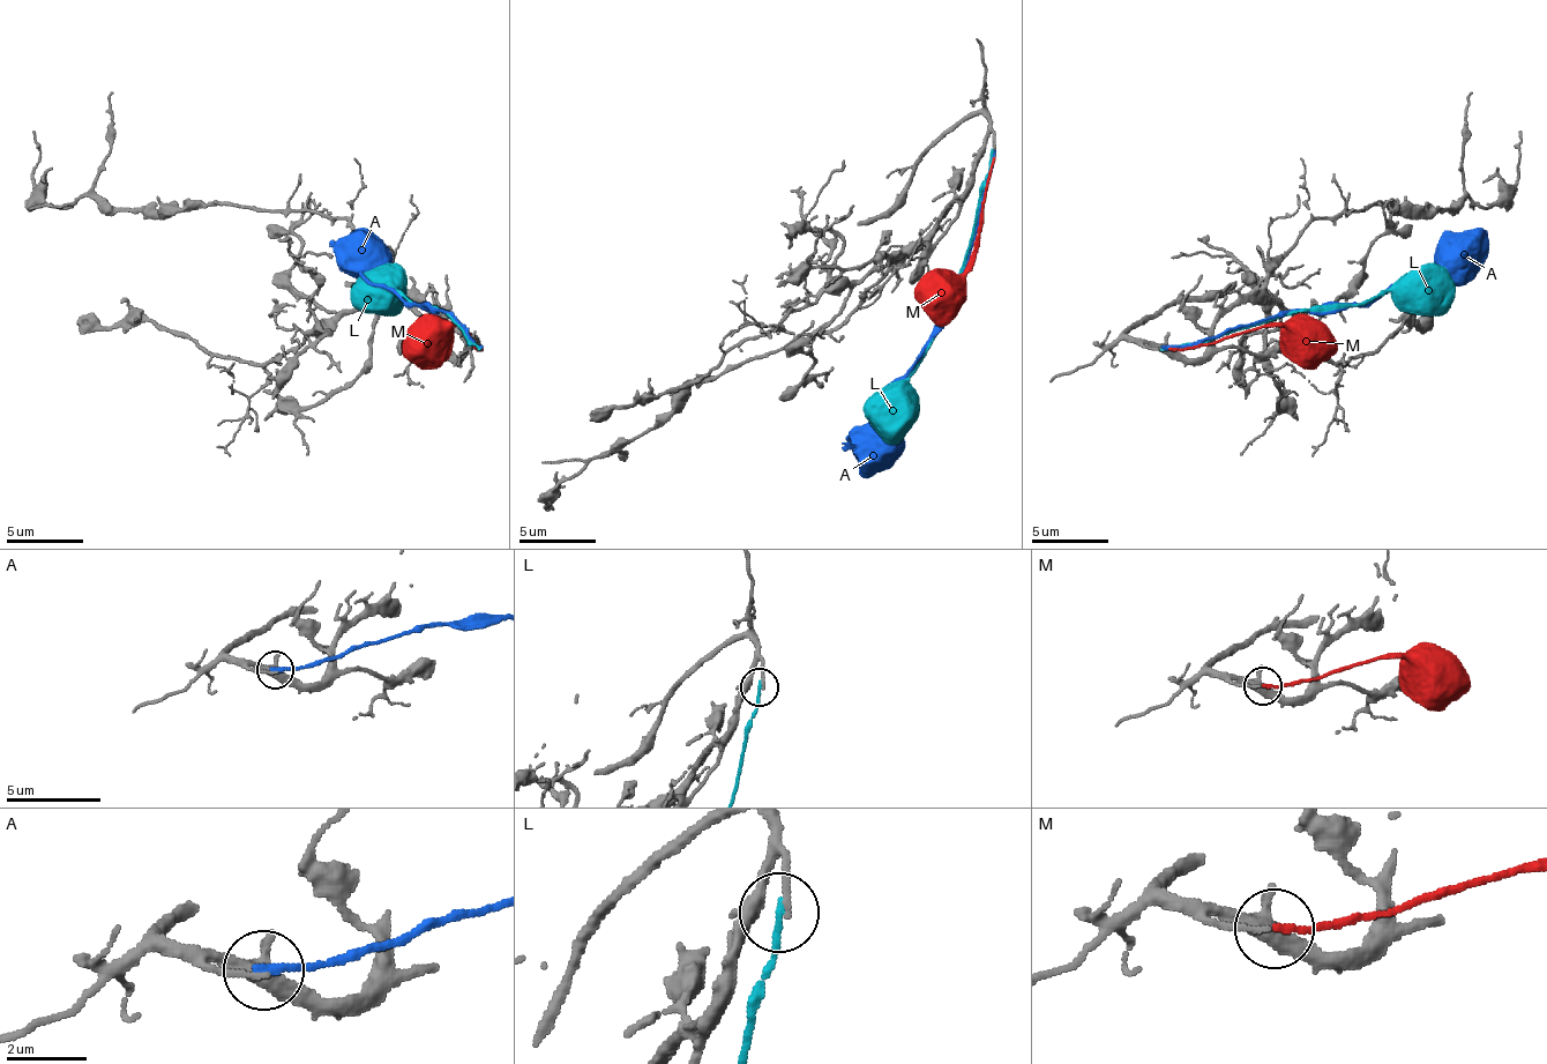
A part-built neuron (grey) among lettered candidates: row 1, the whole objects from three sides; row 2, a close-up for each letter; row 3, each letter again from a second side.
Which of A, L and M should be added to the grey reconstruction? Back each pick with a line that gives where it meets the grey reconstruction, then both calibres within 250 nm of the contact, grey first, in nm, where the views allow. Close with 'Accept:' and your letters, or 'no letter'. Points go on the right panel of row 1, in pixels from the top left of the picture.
M: contact (1168, 349); calibres 140 and 140 nm
Accept: M

